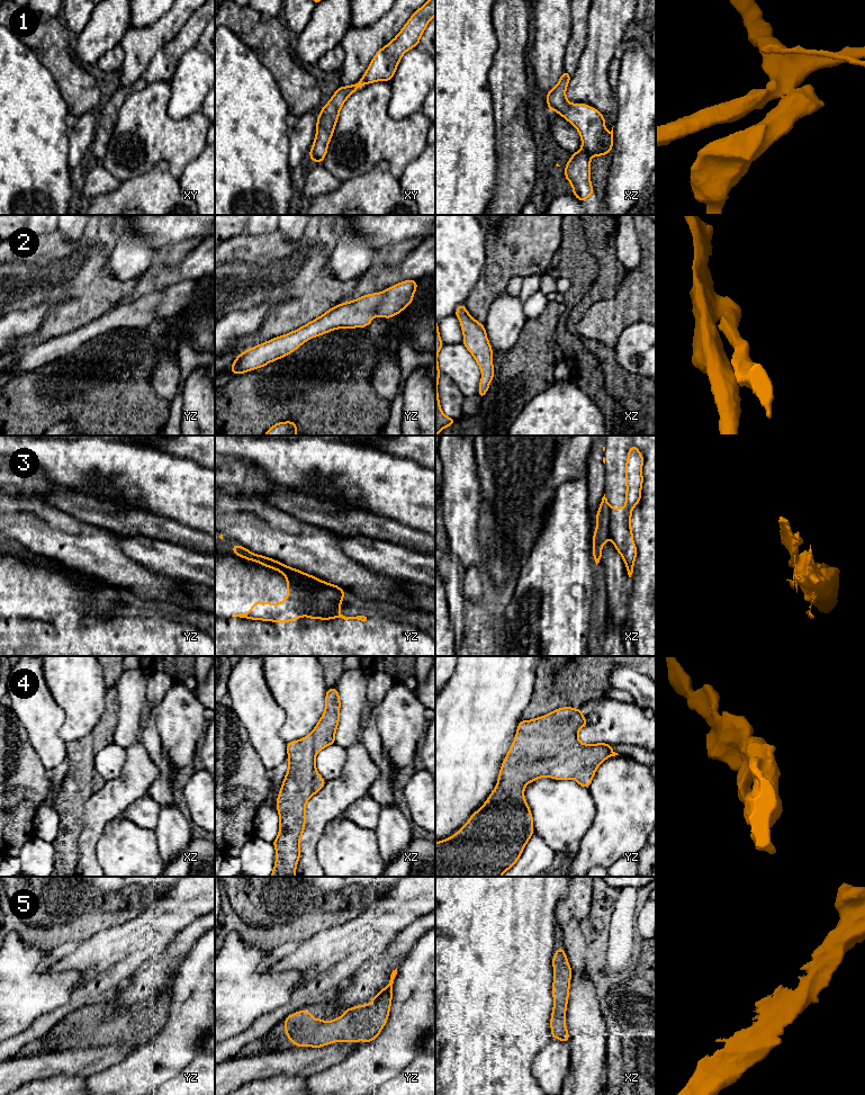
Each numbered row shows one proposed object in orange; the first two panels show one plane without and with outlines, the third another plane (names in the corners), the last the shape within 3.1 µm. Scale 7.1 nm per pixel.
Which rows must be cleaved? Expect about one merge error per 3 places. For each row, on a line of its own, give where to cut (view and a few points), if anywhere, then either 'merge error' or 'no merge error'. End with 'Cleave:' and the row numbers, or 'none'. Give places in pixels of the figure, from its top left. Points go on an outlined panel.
1: cut xz (583, 146), (591, 155); merge error
2: cut none; no merge error
3: cut xz (609, 506), (610, 537); merge error
4: cut none; no merge error
5: cut none; no merge error
Cleave: 1, 3

